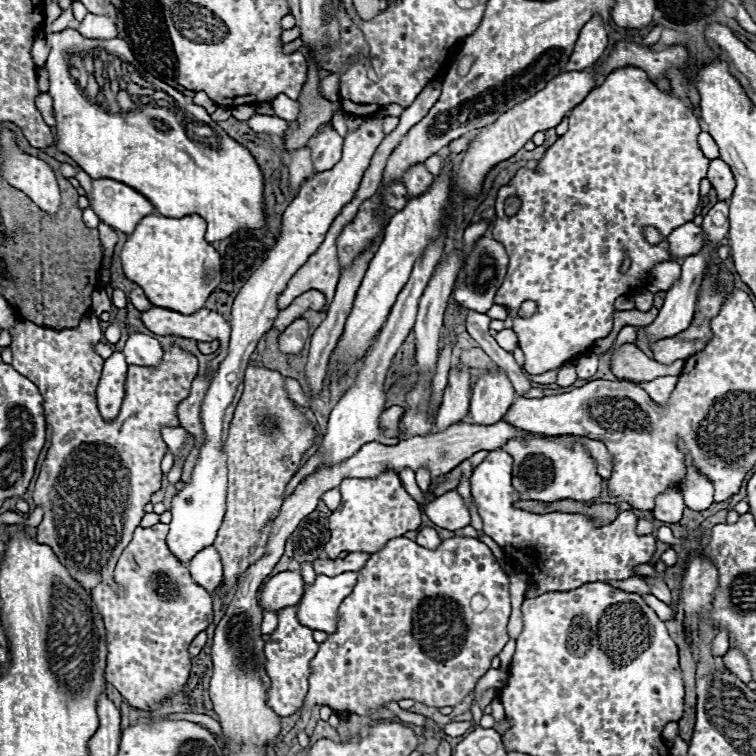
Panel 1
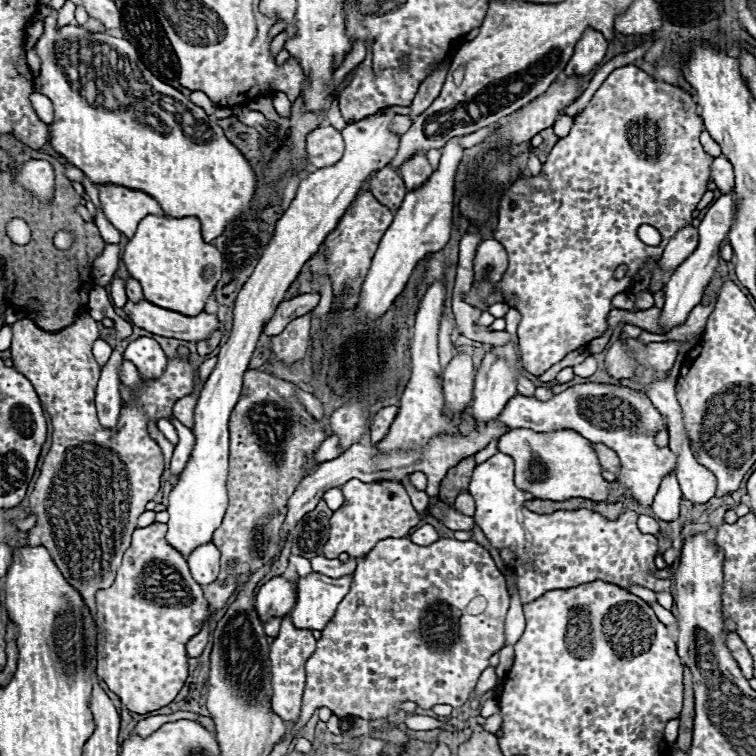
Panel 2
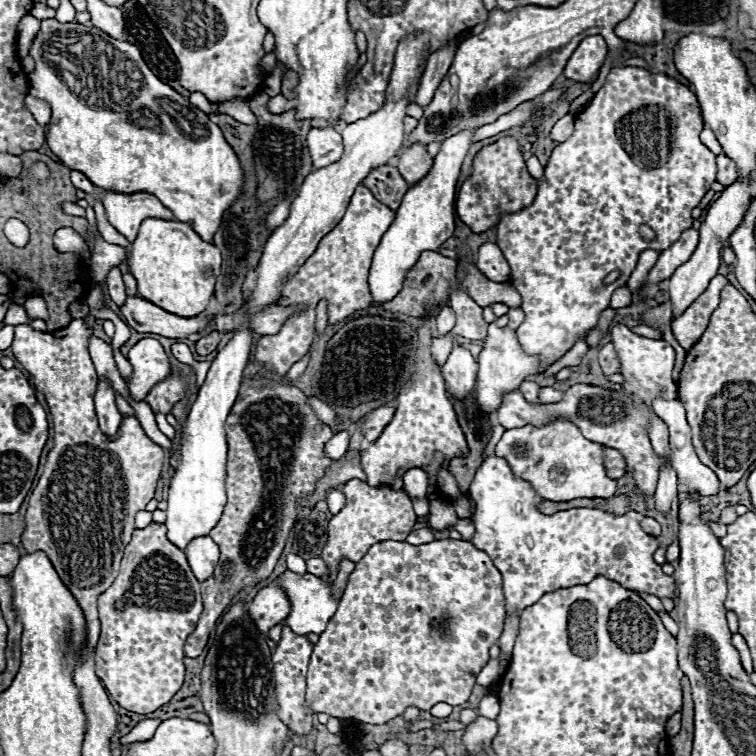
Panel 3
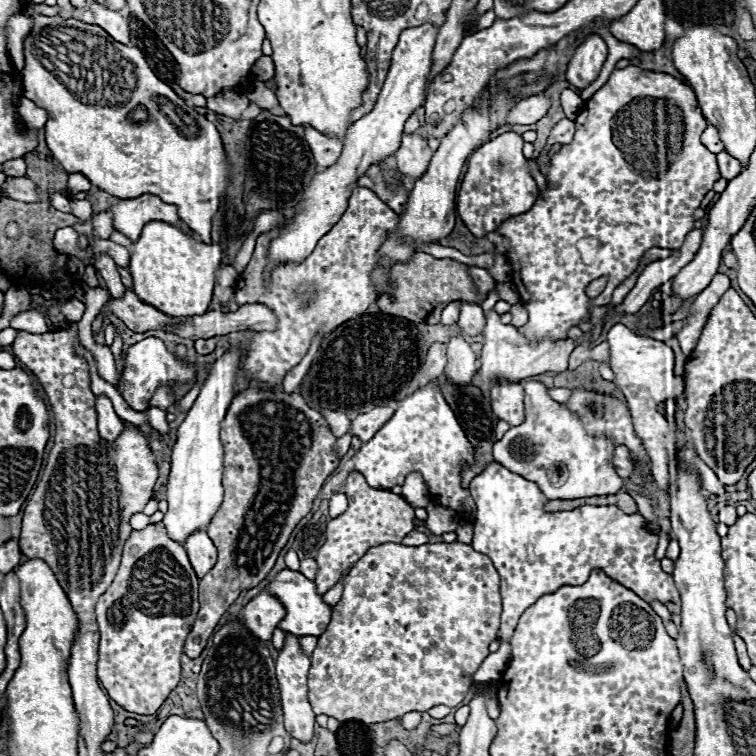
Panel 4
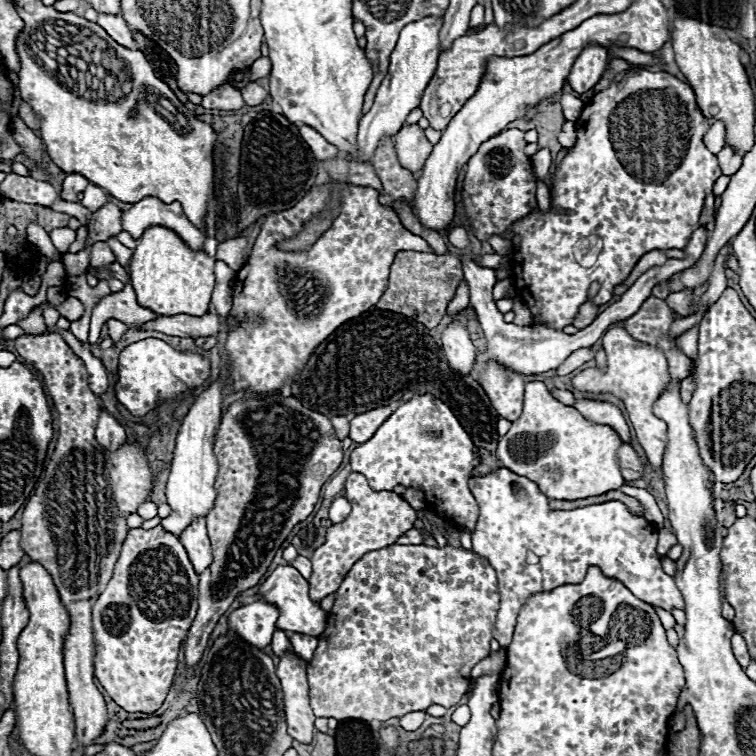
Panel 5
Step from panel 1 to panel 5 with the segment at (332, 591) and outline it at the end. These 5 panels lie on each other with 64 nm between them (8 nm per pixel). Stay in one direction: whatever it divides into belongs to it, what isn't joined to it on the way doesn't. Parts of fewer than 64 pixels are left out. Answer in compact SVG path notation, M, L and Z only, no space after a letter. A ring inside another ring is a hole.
M278 566L272 576L266 578L266 582L262 584L262 588L258 590L258 596L262 596L264 600L276 604L280 608L280 618L276 622L278 630L286 630L286 632L294 632L294 634L308 634L308 636L320 636L320 632L324 632L326 628L326 618L328 614L320 608L320 604L316 604L310 594L308 594L310 586L308 582L300 576L300 572L292 566Z

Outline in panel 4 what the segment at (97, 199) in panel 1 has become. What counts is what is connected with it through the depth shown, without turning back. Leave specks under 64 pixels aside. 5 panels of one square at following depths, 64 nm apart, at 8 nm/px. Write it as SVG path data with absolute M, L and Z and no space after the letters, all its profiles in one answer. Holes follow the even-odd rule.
M142 194L138 198L118 198L114 204L110 204L108 212L112 214L112 222L114 228L118 232L122 232L124 236L128 236L132 242L138 240L142 226L150 220L162 220L168 224L176 224L182 230L190 232L192 236L196 236L180 218L176 212L176 206L172 204L164 204L158 196L152 194Z

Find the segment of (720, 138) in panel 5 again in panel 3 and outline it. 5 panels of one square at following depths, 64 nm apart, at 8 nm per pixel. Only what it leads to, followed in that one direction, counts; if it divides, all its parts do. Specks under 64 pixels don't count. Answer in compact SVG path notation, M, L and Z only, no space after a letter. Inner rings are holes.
M704 128L704 130L702 130L702 134L700 134L700 140L702 140L702 144L704 144L704 146L706 146L710 152L714 152L714 154L722 154L722 148L720 148L718 140L714 138L712 130Z

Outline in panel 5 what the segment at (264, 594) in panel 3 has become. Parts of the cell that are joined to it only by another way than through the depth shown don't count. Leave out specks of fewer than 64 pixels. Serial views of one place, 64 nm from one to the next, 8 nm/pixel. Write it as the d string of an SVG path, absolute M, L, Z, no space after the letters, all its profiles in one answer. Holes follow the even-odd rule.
M256 600L232 612L228 618L228 628L236 632L240 638L244 638L248 644L256 648L264 648L272 640L272 632L276 630L278 616L280 610L274 604L266 600Z

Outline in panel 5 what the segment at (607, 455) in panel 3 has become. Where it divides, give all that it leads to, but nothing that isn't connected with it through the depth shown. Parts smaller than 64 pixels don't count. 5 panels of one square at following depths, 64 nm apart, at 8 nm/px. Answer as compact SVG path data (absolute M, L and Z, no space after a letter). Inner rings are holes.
M622 444L618 448L618 464L620 464L620 472L622 472L626 482L638 480L642 476L640 458L638 458L638 454L634 452L634 448L630 444Z

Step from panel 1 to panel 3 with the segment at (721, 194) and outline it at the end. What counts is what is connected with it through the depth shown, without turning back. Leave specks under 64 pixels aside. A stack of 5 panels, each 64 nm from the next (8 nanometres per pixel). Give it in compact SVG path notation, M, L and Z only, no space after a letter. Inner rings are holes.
M720 154L720 156L716 158L716 168L718 168L718 172L716 172L716 180L718 180L720 184L724 184L724 186L732 184L732 182L738 178L736 164L734 164L728 156L724 156L724 154Z

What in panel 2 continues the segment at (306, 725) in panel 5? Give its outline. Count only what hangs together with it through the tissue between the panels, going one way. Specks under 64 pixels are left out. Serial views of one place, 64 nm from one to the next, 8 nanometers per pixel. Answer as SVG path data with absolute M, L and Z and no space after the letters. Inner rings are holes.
M286 614L280 622L280 632L270 644L270 662L272 662L272 708L282 720L298 720L300 718L300 706L302 706L302 692L306 686L306 660L316 650L316 640L312 632L300 630L292 624L292 616Z

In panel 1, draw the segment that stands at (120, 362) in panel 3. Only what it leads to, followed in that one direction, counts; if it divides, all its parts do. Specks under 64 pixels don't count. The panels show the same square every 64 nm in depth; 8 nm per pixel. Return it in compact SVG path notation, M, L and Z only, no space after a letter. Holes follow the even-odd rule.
M88 316L74 328L44 328L32 322L18 320L14 326L12 366L32 380L42 398L44 398L44 416L52 430L50 448L46 460L42 462L36 488L34 488L34 504L44 506L44 520L36 530L36 540L40 544L52 546L54 554L60 562L70 570L70 574L90 592L98 582L106 580L108 584L114 580L112 572L122 554L122 550L132 540L132 532L140 526L144 516L144 506L150 502L150 496L160 490L162 470L160 462L166 456L166 442L162 440L160 430L164 426L178 428L178 404L188 396L190 384L198 374L198 360L194 354L182 350L180 346L168 346L164 350L162 362L154 368L148 366L129 365L125 382L125 396L122 408L114 420L104 420L98 412L96 387L104 360L92 350L92 342L102 338L102 330L98 326L96 316Z

